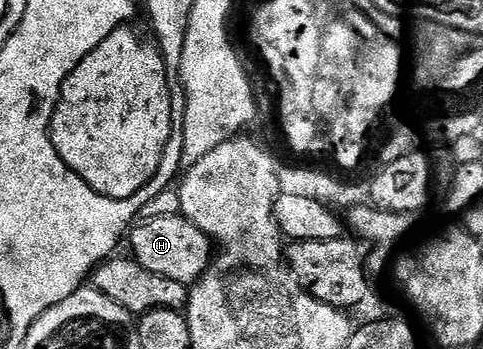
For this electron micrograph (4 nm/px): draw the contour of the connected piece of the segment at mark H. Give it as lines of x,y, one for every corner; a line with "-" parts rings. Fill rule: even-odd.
181,213
162,214
159,218
148,219
142,227
140,226
129,231
128,246
130,242
131,248
134,249
132,251
134,261
148,268
148,272
156,272
156,276
168,276
168,280
177,280
179,284
184,284
189,288
209,270
212,261
212,254
210,255
212,240
196,223
183,218

